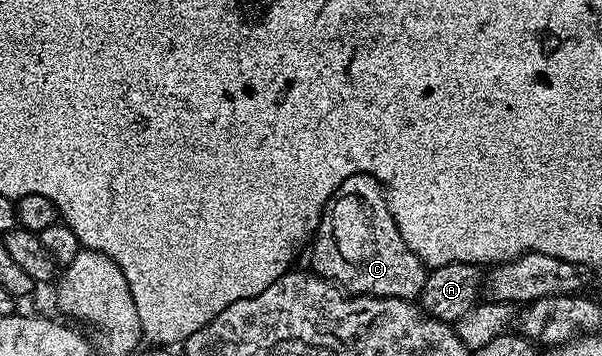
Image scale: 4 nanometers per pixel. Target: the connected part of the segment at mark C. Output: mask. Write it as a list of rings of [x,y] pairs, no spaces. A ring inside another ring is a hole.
[[[368,173],[349,175],[349,179],[345,179],[345,183],[341,183],[341,187],[337,187],[337,191],[327,200],[310,249],[310,268],[320,277],[334,281],[339,288],[346,289],[352,295],[396,297],[402,301],[415,301],[427,282],[428,266],[417,255],[413,255],[405,239],[401,239],[401,231],[397,231],[397,223],[393,219],[391,208],[387,206],[383,186]]]

